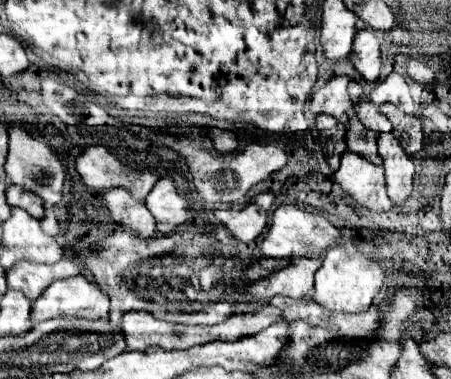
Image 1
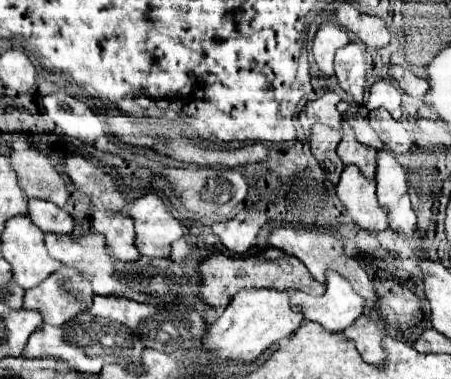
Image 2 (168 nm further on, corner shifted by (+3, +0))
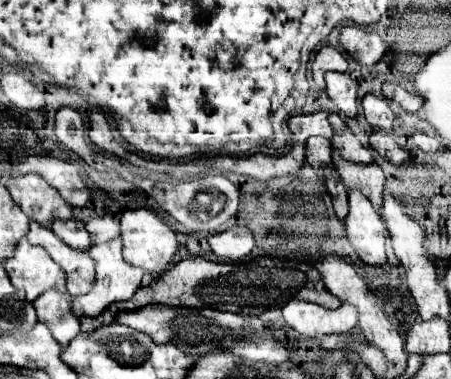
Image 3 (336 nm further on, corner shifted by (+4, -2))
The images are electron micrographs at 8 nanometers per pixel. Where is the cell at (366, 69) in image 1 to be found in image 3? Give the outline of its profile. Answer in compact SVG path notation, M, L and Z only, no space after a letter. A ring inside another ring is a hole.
M327 72L325 74L327 82L327 96L333 100L333 104L347 116L355 118L357 116L357 86L351 80L351 76L345 72Z

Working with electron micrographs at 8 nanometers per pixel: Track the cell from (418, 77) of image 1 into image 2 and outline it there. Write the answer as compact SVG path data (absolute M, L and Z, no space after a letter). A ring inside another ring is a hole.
M414 74L406 76L406 82L402 82L404 90L412 96L422 96L426 90L428 90L428 80L426 78L418 78Z

